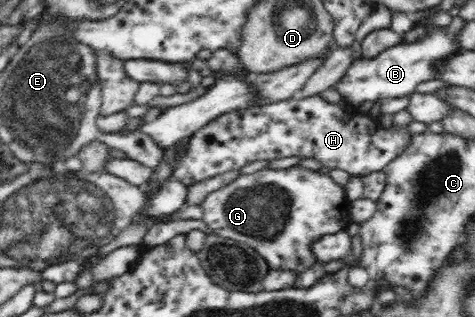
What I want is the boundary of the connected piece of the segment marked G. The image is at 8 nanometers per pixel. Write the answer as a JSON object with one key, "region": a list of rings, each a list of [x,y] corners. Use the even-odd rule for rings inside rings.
{"region":[[[298,166],[287,169],[263,168],[251,174],[241,174],[229,185],[210,193],[200,203],[203,208],[202,220],[210,229],[210,233],[246,243],[265,258],[270,271],[288,269],[294,271],[297,276],[307,271],[317,260],[311,250],[313,241],[347,230],[352,223],[352,217],[346,213],[349,205],[350,201],[343,186],[335,183],[329,174]]]}

